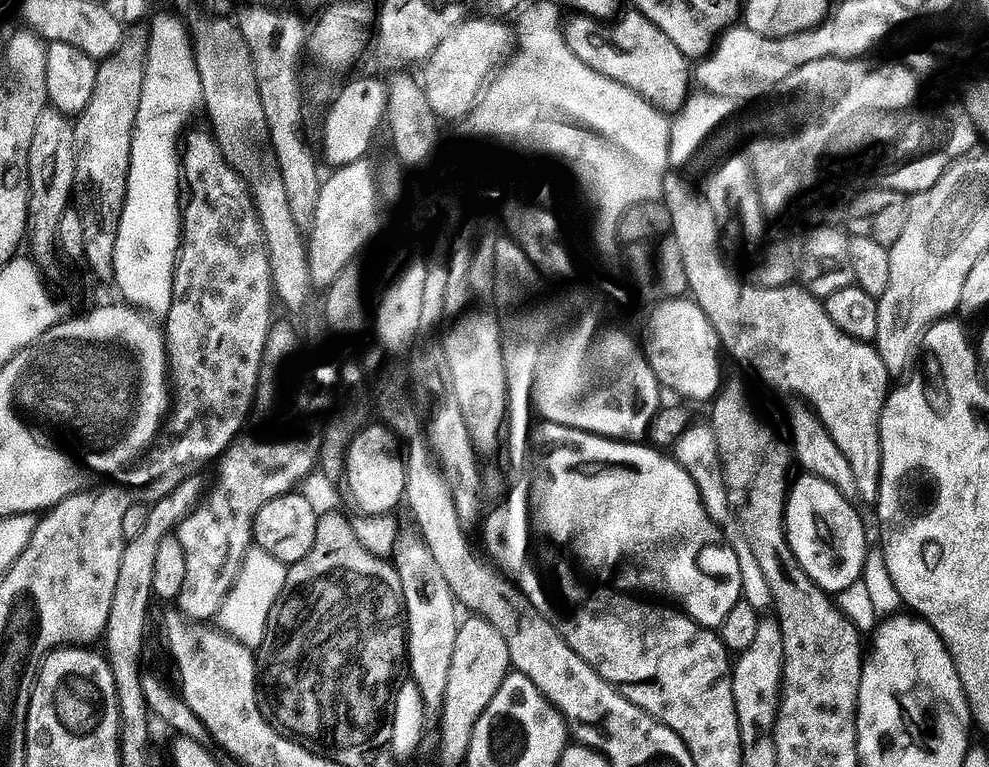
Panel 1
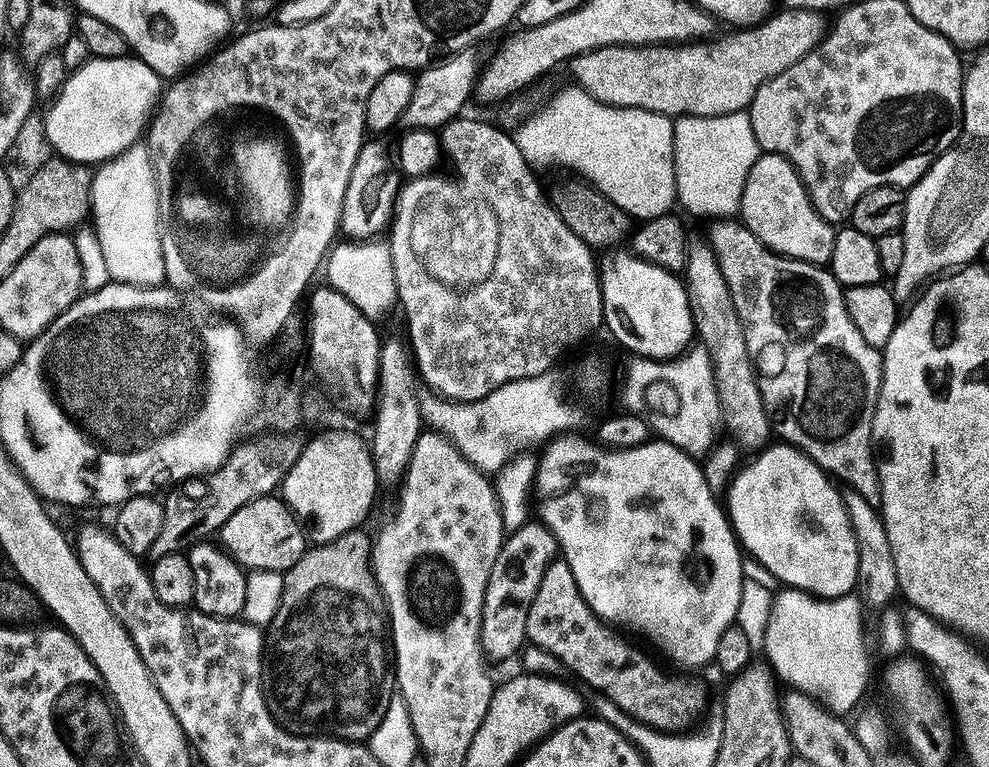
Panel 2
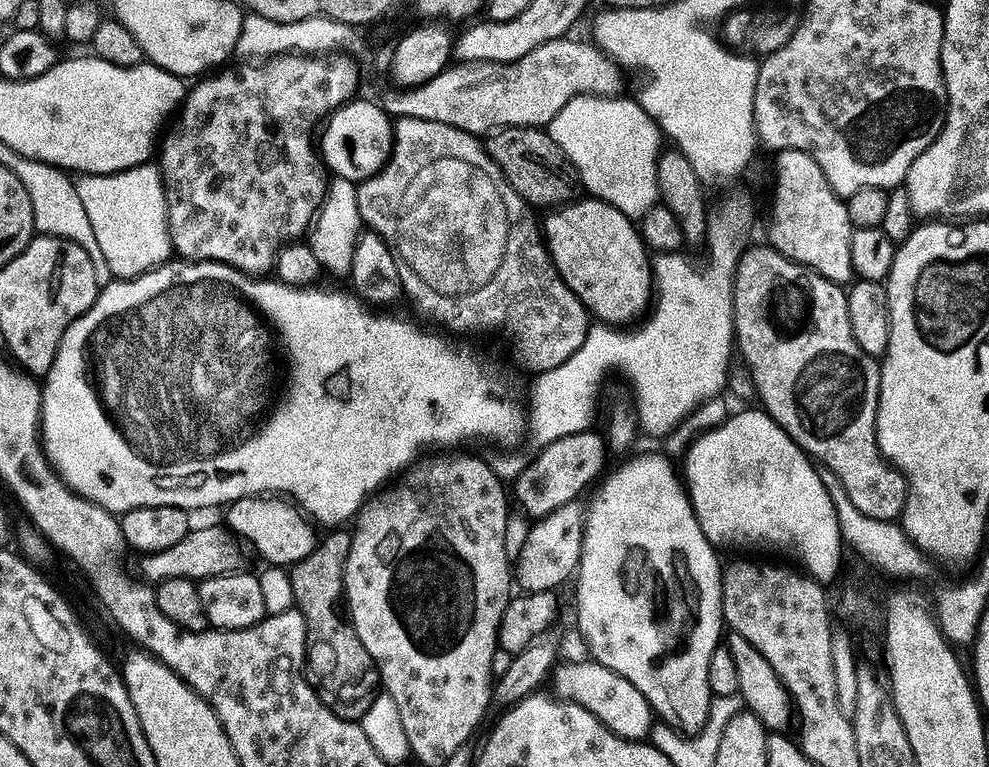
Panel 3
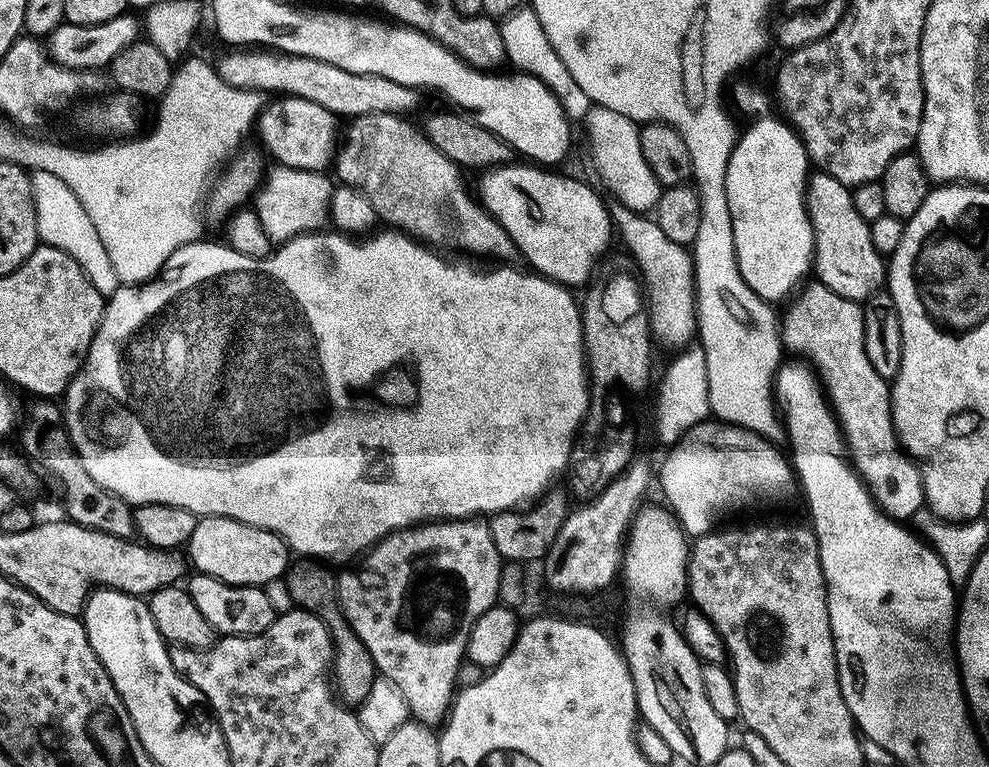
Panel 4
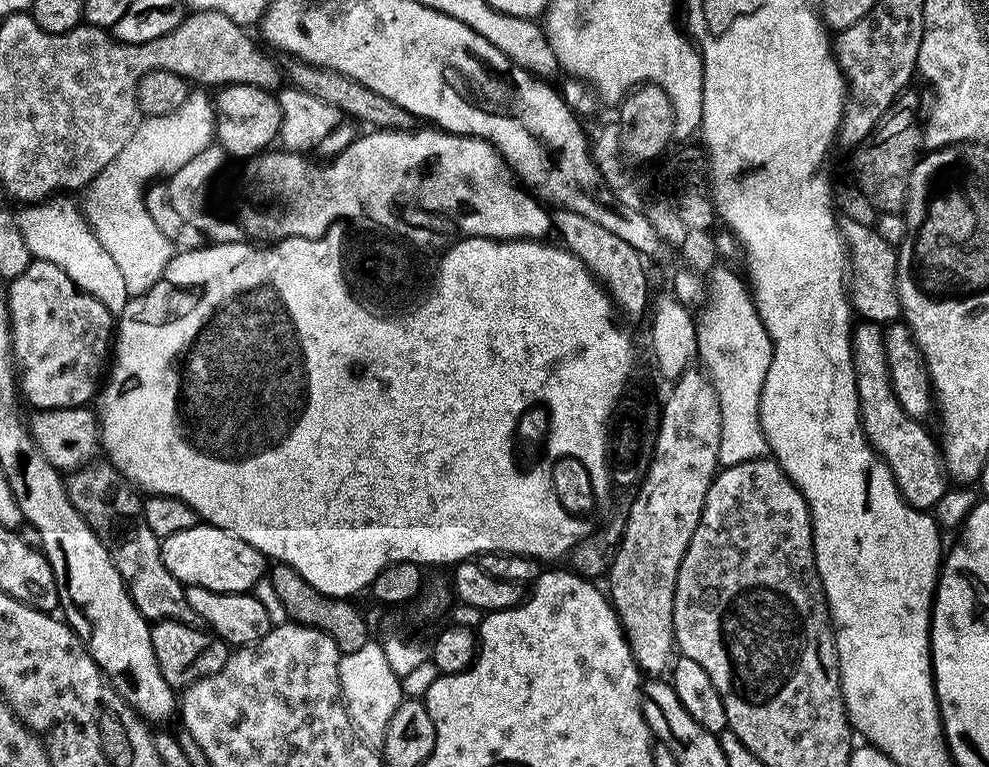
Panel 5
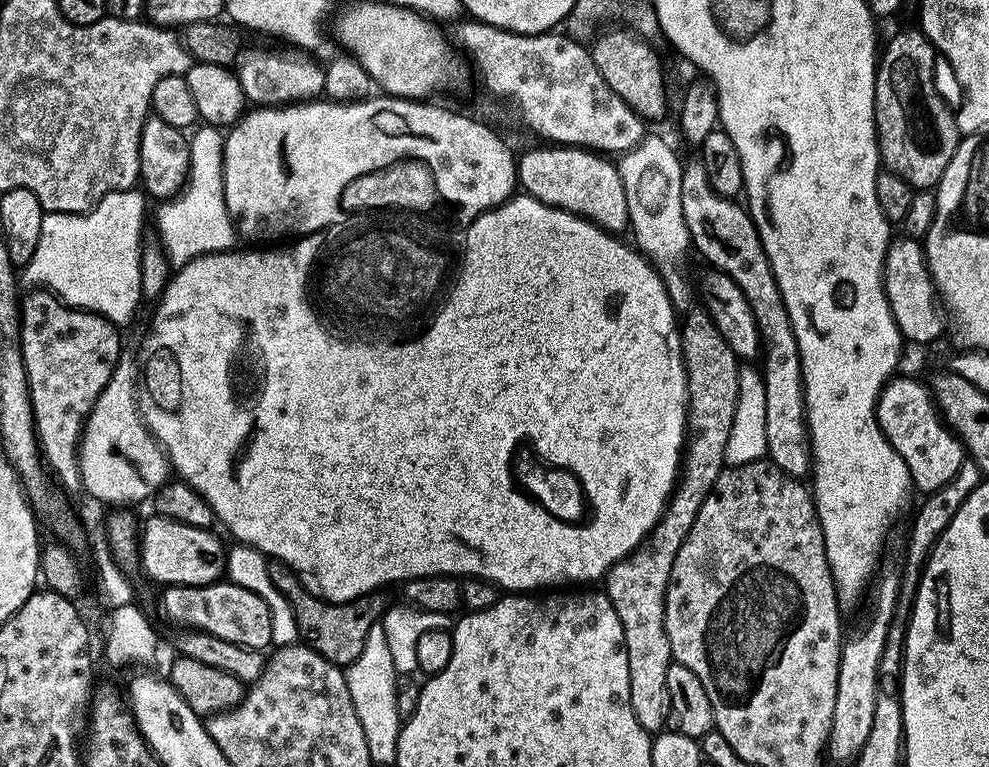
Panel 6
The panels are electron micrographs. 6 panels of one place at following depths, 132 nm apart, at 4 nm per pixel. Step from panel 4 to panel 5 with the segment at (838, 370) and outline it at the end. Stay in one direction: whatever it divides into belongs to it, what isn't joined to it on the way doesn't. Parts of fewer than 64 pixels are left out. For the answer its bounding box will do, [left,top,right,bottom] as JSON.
[852,322,950,513]

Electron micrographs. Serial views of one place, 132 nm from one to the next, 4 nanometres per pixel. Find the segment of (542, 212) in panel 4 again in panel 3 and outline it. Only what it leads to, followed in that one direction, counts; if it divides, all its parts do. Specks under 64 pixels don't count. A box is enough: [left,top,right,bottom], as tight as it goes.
[542,198,654,326]

